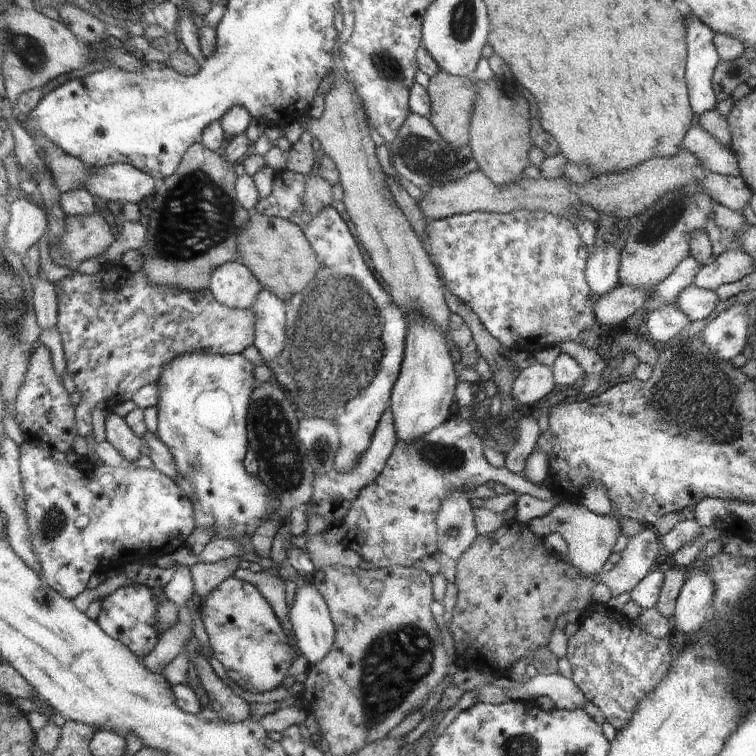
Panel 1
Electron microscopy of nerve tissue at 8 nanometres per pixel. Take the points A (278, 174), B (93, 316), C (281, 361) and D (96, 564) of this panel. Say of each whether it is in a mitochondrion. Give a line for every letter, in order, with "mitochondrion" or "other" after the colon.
A: other
B: other
C: mitochondrion
D: other

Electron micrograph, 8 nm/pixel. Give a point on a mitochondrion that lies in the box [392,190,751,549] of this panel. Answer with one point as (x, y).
(694, 396)

